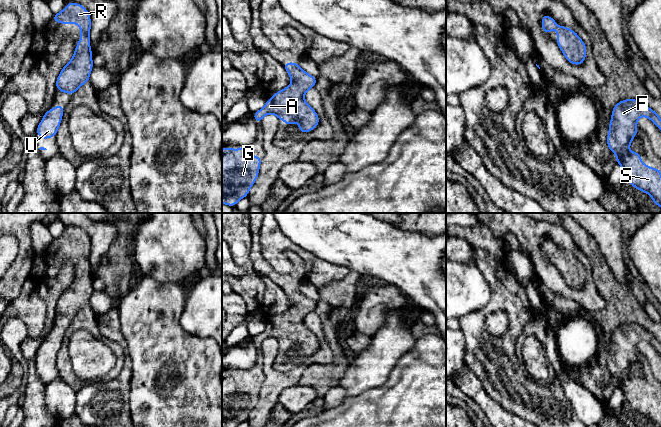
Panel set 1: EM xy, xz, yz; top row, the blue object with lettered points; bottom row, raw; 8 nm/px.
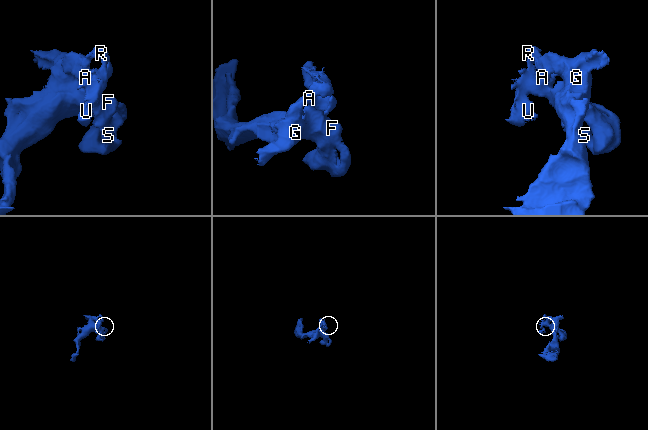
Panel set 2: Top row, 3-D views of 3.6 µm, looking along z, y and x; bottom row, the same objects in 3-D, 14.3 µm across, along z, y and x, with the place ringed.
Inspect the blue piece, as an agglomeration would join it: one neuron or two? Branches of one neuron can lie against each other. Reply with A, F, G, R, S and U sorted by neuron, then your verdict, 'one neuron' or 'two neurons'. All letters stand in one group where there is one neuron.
groups A F G R S U; one neuron

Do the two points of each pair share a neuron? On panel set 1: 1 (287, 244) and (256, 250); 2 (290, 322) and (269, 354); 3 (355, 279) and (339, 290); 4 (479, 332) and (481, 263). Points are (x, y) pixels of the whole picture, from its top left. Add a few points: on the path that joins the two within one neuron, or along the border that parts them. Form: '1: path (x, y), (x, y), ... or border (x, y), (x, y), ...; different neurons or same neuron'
1: border (260, 226), (259, 243), (261, 254), (275, 269); different neurons
2: border (267, 337), (273, 337), (277, 341), (274, 365); different neurons
3: path (351, 283), (343, 290); same neuron
4: path (482, 315), (496, 301), (496, 280); same neuron

